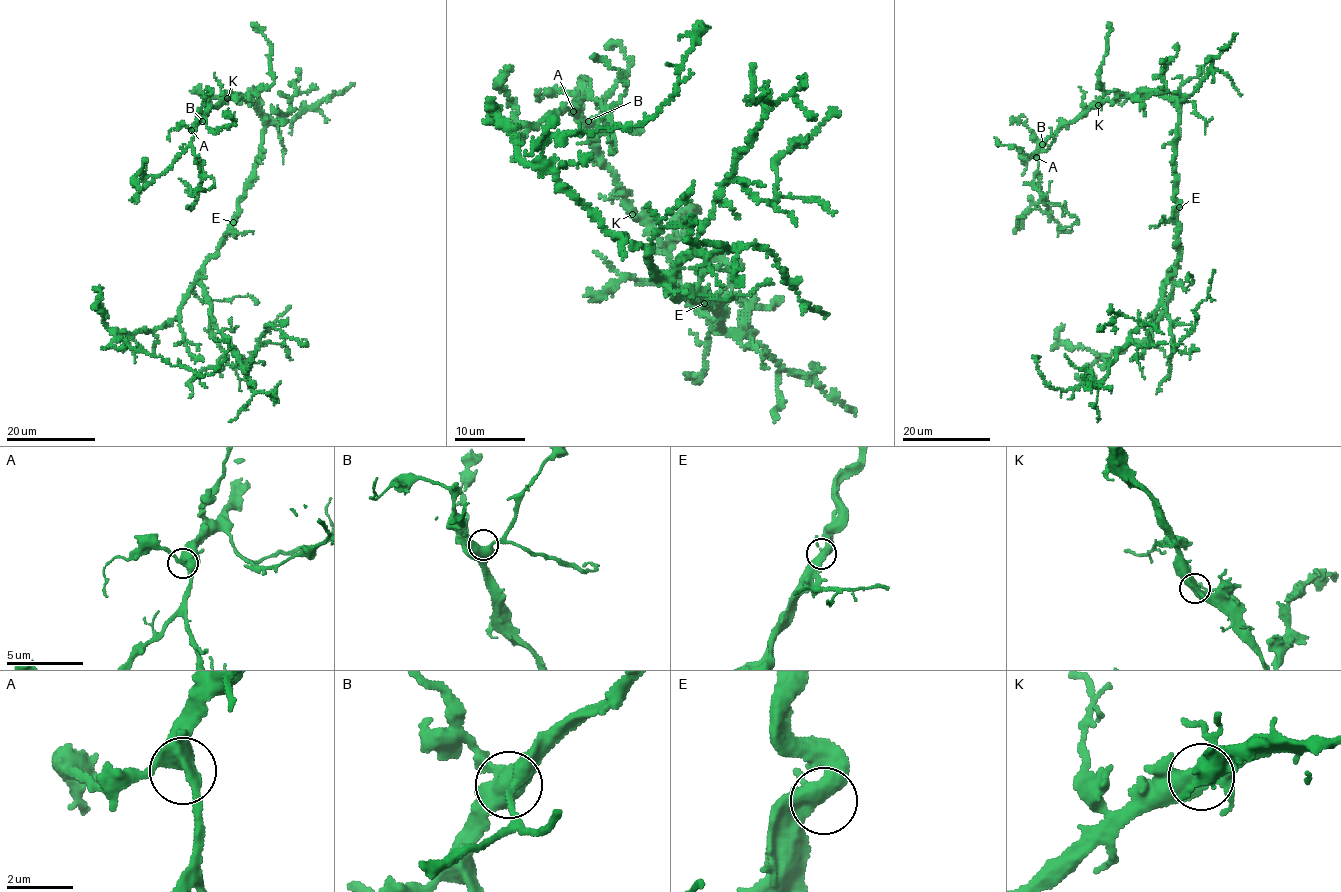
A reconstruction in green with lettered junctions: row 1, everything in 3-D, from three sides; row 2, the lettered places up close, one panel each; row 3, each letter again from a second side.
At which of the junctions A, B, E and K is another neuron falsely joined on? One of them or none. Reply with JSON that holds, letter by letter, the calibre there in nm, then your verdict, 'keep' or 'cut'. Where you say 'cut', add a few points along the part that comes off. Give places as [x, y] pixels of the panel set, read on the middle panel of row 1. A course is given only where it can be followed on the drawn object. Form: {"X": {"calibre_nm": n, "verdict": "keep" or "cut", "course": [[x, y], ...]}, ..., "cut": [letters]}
{"A": {"calibre_nm": 400, "verdict": "keep"}, "B": {"calibre_nm": 480, "verdict": "keep"}, "E": {"calibre_nm": 400, "verdict": "keep"}, "K": {"calibre_nm": 400, "verdict": "keep"}, "cut": []}

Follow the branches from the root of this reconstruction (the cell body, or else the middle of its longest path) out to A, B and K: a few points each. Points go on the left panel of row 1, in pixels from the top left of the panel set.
A: (235, 221), (237, 200), (255, 175), (264, 123), (248, 98), (230, 96), (212, 106), (191, 130)
B: (235, 221), (237, 200), (255, 175), (264, 123), (248, 98), (230, 96), (212, 106), (202, 121)
K: (235, 221), (237, 200), (255, 175), (264, 123), (248, 98), (227, 98)

